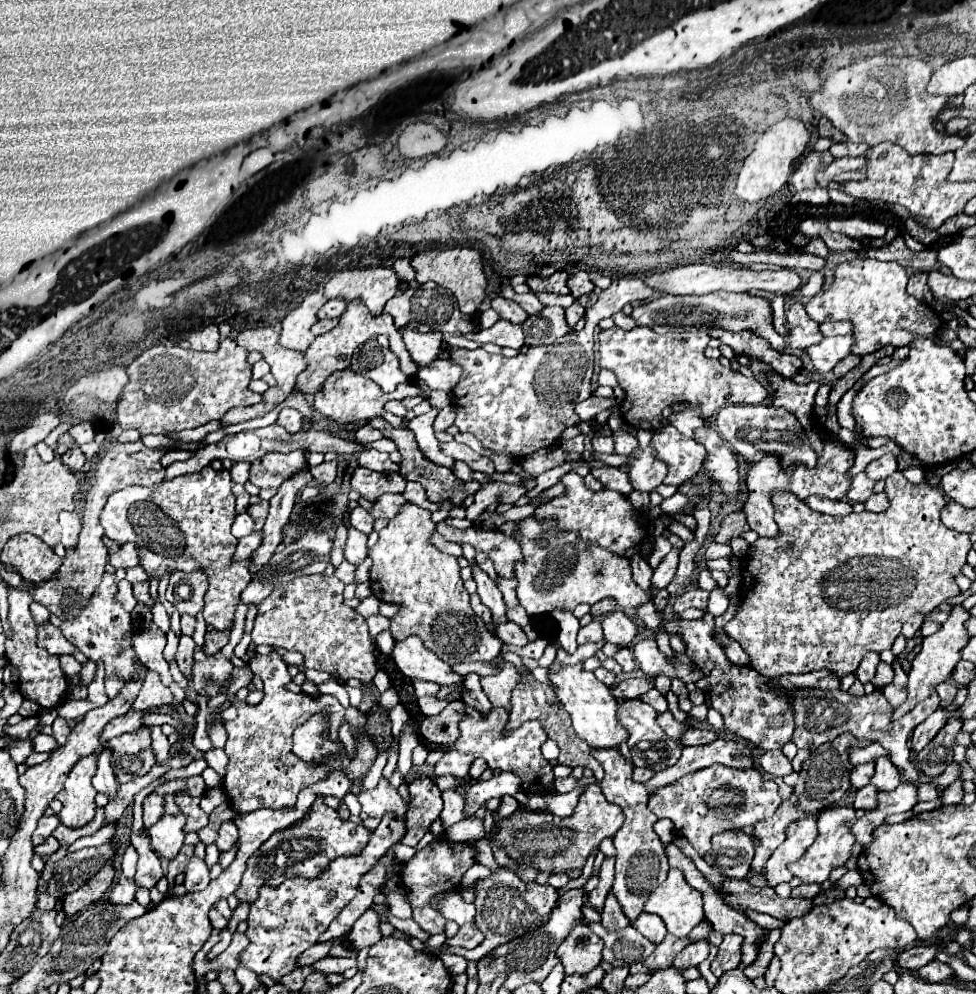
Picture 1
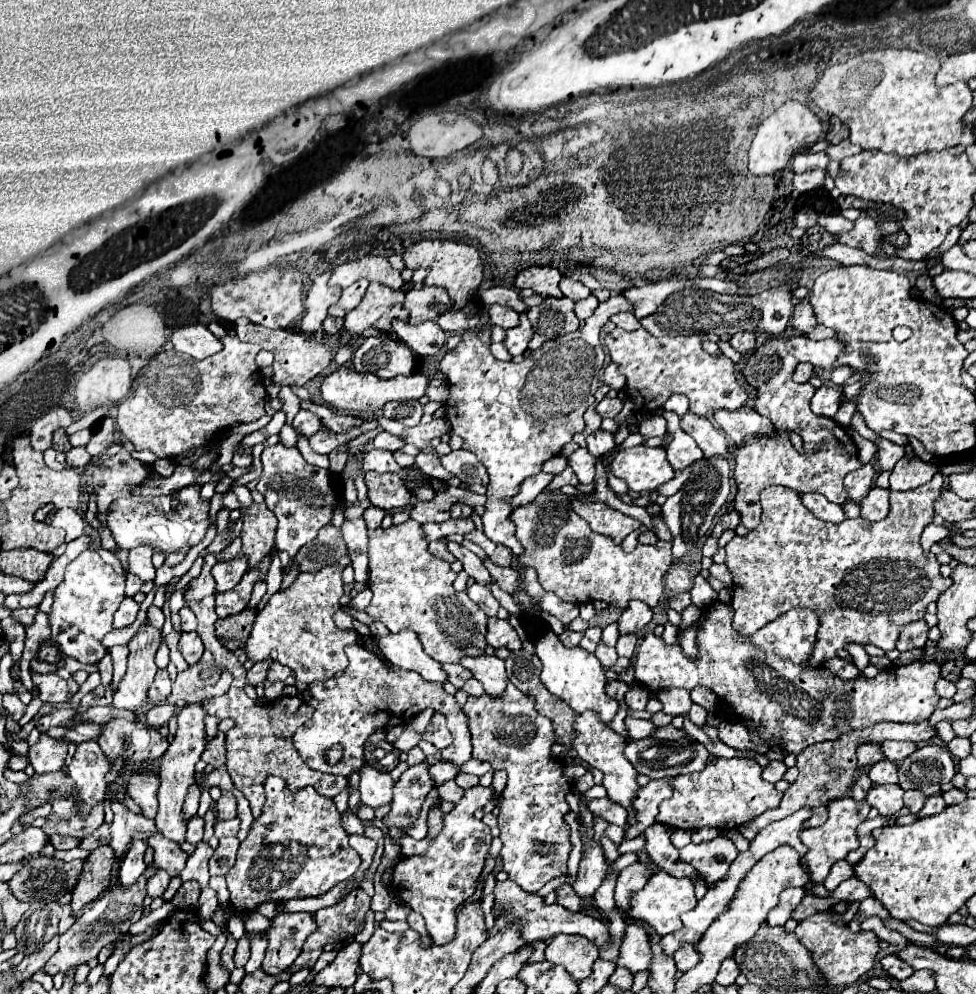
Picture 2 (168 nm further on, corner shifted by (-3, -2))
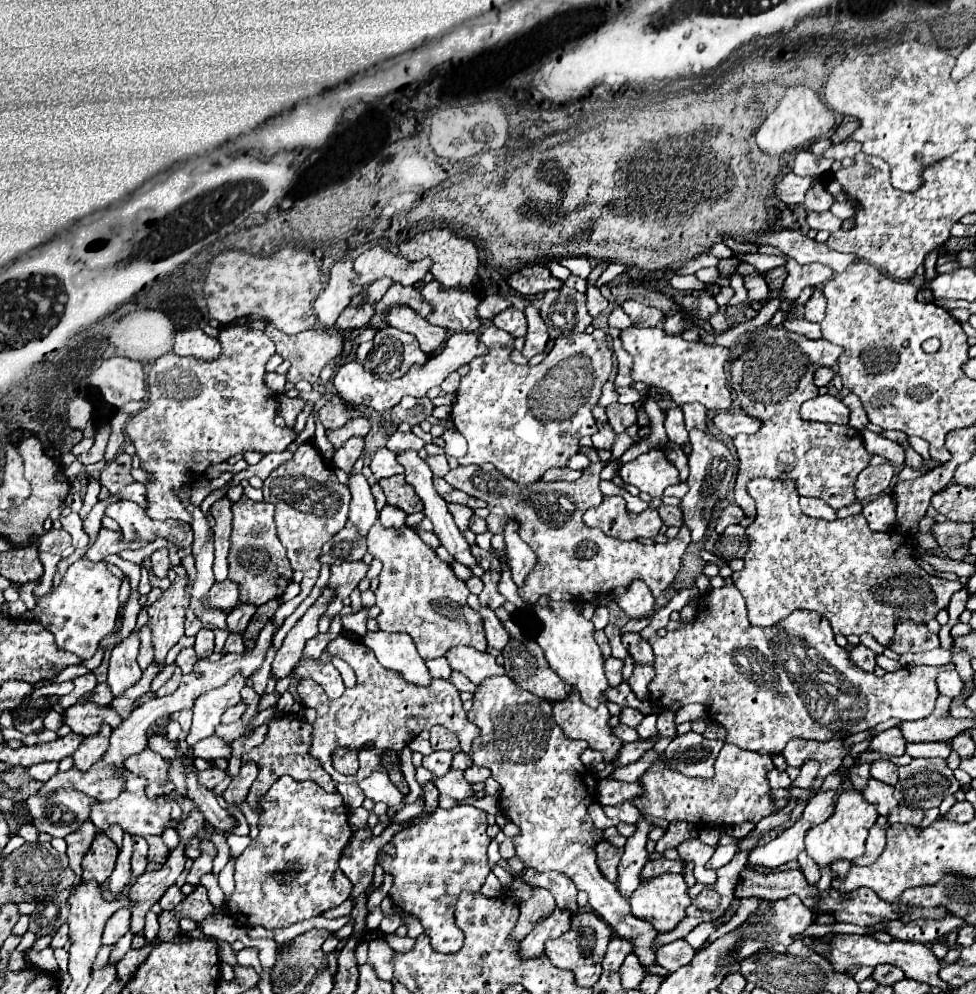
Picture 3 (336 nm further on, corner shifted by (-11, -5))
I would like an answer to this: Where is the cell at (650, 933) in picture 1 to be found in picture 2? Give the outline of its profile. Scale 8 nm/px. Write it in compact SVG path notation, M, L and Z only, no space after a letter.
M626 926L626 936L620 946L620 956L616 964L630 968L632 974L650 968L650 934L642 926Z

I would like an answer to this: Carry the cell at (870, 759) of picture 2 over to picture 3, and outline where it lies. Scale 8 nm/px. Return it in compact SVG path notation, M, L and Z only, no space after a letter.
M892 727L892 729L878 733L870 741L870 749L878 753L886 753L888 757L900 757L906 753L906 739L902 737L900 727Z

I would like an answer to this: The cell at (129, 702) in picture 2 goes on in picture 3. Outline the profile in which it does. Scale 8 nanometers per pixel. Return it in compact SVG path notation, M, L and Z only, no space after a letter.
M176 577L162 593L162 597L148 607L150 625L152 625L152 645L156 661L164 661L166 653L178 643L178 639L184 635L184 619L186 611L190 607L190 599L186 597L186 585L190 577Z

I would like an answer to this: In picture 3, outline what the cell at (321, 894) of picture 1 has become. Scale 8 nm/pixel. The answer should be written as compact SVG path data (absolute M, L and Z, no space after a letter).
M434 751L432 755L424 757L424 767L432 773L436 773L436 777L442 777L450 771L450 765L452 765L452 757L454 753L452 751Z

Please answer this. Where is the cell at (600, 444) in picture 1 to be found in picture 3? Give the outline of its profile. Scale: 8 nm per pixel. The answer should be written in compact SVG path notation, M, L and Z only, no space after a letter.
M604 423L604 425L598 427L598 433L592 435L592 441L594 441L594 447L596 449L610 449L612 443L614 443L614 437L616 435L614 435L612 427L608 423Z

